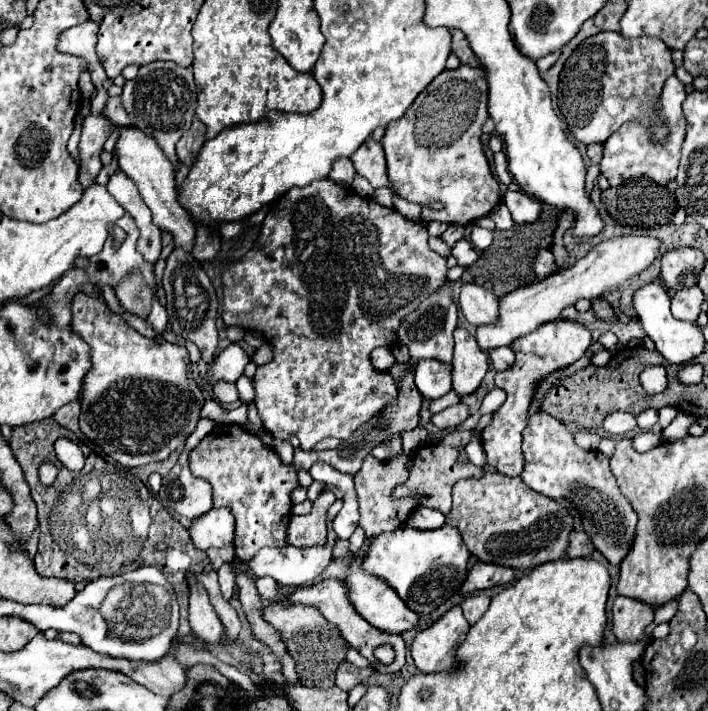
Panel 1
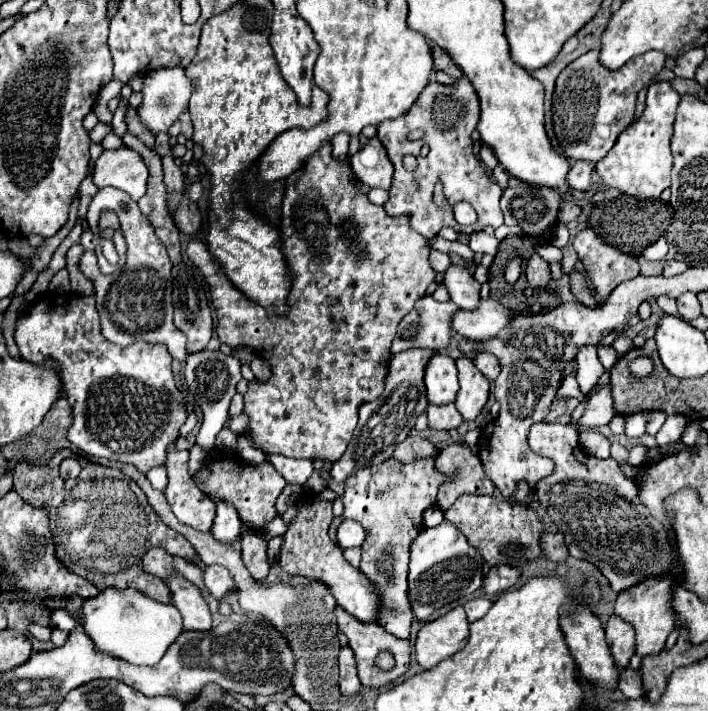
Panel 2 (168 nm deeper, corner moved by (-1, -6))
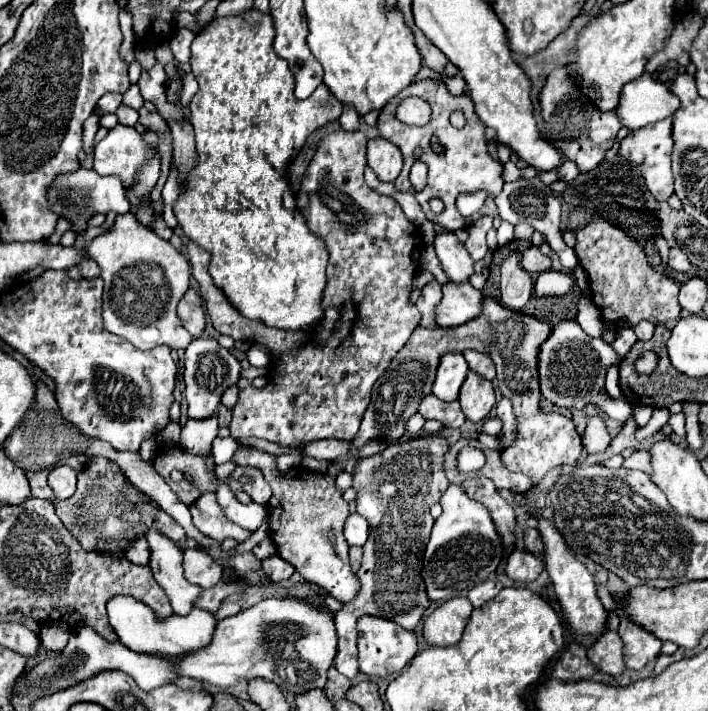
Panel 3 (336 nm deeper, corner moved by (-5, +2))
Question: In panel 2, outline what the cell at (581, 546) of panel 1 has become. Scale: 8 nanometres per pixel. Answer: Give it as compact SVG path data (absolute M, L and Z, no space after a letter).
M544 532L540 536L540 548L544 550L544 558L552 562L564 562L568 558L568 548L560 532Z

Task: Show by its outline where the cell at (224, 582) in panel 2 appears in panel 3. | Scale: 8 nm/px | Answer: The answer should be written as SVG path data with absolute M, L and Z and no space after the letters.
M186 550L184 552L184 574L188 582L202 588L212 588L222 578L222 568L204 554L204 550Z

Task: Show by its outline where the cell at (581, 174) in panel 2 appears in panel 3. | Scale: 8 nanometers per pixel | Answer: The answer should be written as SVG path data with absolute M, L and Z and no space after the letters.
M564 160L564 162L562 162L562 166L558 168L558 174L560 174L560 180L570 182L570 180L574 180L574 178L580 174L580 170L578 170L578 166L576 166L574 162Z

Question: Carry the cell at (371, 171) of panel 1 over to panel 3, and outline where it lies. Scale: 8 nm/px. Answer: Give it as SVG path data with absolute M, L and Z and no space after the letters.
M386 138L368 140L368 166L376 172L382 182L394 182L402 170L402 154L398 146Z

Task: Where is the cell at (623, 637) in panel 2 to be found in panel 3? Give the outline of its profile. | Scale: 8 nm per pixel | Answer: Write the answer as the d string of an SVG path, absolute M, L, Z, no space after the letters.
M608 630L604 638L594 642L588 648L588 658L610 676L620 676L626 670L624 664L624 642L620 640L618 630Z

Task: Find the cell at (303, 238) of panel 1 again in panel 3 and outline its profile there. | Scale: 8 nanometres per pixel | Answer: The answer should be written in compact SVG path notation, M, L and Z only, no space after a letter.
M336 130L324 136L310 160L300 190L296 194L296 204L300 214L306 218L308 228L324 240L328 248L328 270L326 270L326 288L322 294L322 310L336 308L340 312L338 322L330 338L324 344L316 344L316 338L308 330L280 330L270 328L260 320L250 320L242 316L226 294L214 286L212 276L208 274L210 254L196 246L194 242L186 244L186 256L192 264L192 276L200 284L200 294L206 302L206 310L212 318L212 326L234 340L244 340L252 344L266 346L272 354L270 360L270 382L264 388L248 386L240 390L238 404L232 408L232 438L266 438L280 446L306 446L314 440L336 438L352 442L358 434L364 410L370 402L370 390L376 380L384 374L388 364L396 358L398 350L408 342L410 334L420 322L420 312L410 302L412 280L420 268L422 256L422 238L418 226L414 226L400 204L390 198L374 192L364 182L366 168L366 136L364 132L344 132Z

